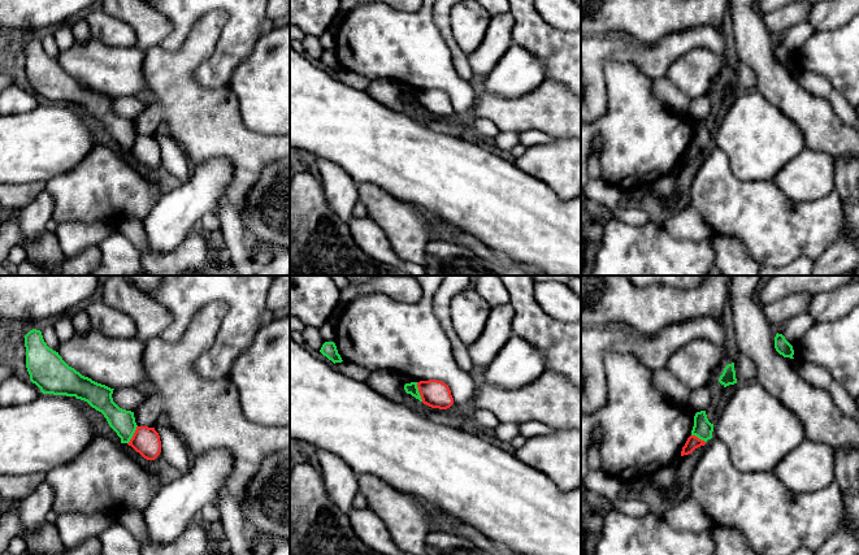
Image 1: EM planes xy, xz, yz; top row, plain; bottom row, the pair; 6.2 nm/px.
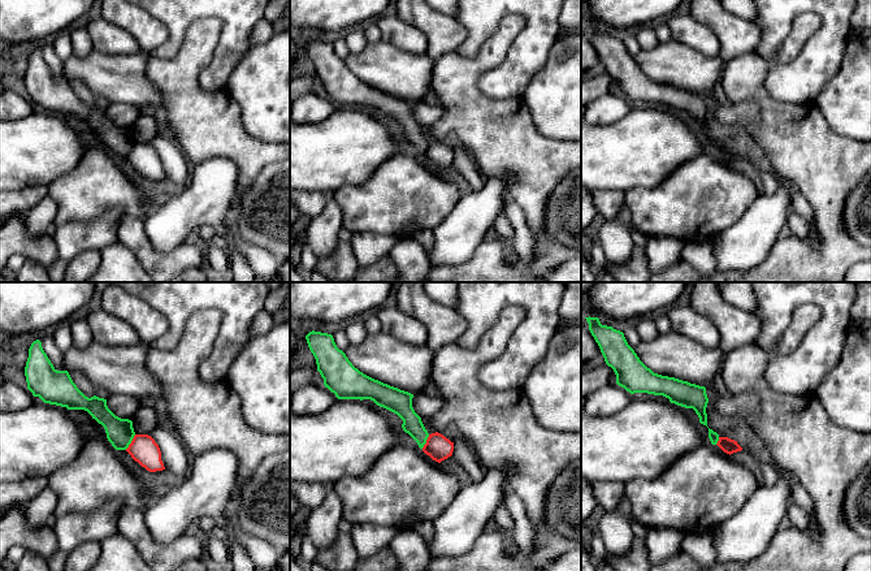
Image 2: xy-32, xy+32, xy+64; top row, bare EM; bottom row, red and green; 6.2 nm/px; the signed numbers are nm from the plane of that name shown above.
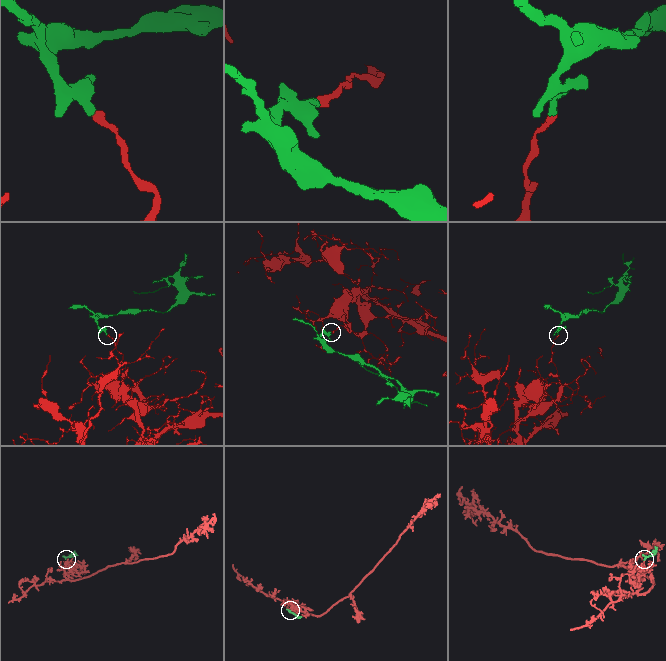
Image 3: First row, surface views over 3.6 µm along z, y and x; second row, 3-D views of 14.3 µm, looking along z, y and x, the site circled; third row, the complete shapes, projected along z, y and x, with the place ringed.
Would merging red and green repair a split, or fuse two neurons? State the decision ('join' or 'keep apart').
keep apart

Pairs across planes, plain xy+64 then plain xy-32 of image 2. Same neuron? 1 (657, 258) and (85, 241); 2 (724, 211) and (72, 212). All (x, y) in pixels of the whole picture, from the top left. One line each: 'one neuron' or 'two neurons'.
1: one neuron
2: one neuron

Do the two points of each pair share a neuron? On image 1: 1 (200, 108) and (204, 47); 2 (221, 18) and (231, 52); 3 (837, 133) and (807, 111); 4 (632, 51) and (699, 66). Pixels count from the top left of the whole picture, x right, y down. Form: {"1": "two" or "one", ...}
{"1": "one", "2": "two", "3": "one", "4": "two"}

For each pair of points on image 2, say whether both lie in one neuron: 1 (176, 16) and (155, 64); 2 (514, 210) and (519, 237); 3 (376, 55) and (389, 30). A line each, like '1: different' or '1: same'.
1: different
2: same
3: different

